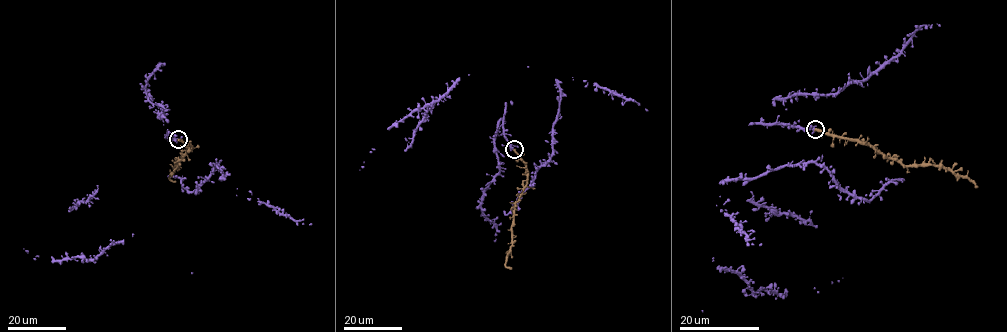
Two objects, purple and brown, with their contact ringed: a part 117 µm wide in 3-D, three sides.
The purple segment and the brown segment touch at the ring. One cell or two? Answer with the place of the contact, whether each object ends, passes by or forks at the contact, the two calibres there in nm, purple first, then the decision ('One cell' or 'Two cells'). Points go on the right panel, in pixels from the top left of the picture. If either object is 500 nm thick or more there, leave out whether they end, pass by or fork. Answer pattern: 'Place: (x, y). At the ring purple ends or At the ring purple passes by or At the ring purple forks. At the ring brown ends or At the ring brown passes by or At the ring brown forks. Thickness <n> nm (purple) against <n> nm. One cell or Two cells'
Place: (815, 129). At the ring purple passes by. At the ring brown ends. Thickness 320 nm (purple) against 480 nm. One cell

